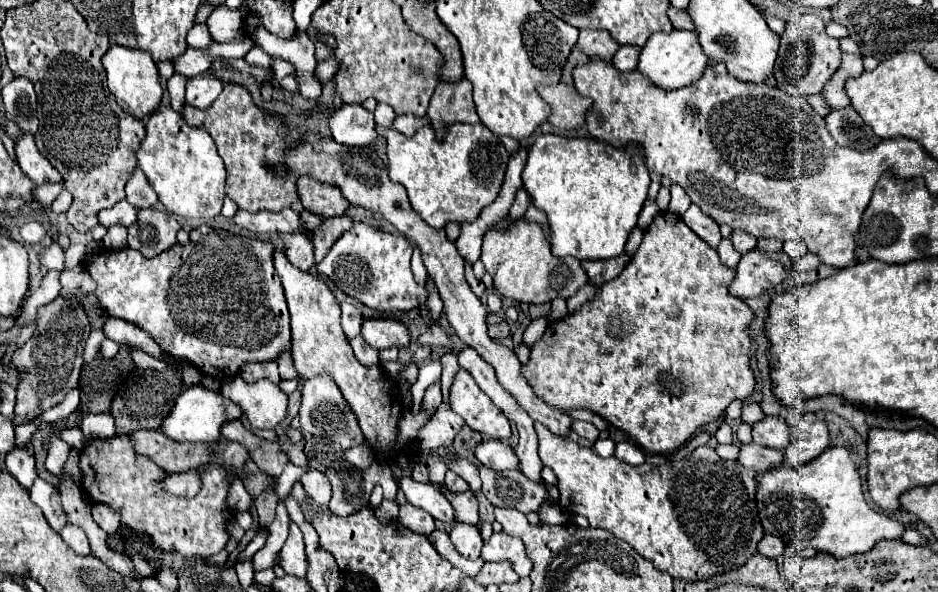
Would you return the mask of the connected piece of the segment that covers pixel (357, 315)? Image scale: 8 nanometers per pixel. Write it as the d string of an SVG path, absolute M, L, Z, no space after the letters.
M348 302L342 304L342 328L344 328L344 334L348 338L354 338L354 336L360 334L362 320L364 320L362 318L362 312L356 306L352 306Z

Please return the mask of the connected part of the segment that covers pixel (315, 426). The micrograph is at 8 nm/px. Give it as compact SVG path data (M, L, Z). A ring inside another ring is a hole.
M314 376L302 380L302 394L300 394L300 430L308 436L330 438L332 442L340 444L344 450L364 444L362 430L354 418L354 412L342 398L336 382L330 376Z

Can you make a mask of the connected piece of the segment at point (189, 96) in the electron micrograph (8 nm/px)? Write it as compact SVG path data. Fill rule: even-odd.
M210 74L194 76L186 84L186 104L204 110L218 98L222 88L224 84L216 76L210 76Z

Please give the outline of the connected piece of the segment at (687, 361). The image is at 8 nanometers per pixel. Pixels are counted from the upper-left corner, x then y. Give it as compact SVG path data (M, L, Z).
M658 212L652 220L652 224L646 228L644 232L644 240L638 246L636 254L632 256L632 260L628 262L628 266L620 272L620 276L616 276L614 280L602 284L600 288L596 288L596 294L592 300L588 300L580 310L568 314L566 318L552 322L544 336L534 344L532 352L530 352L530 362L522 368L524 378L528 380L528 384L532 386L534 394L544 400L550 406L556 406L558 410L566 412L572 408L588 408L594 414L602 416L604 420L608 420L612 426L624 430L628 436L632 436L636 440L636 444L640 448L644 448L646 452L652 454L668 454L678 450L680 446L684 446L690 436L696 432L696 428L718 420L726 406L732 400L746 400L752 396L754 392L754 378L752 378L752 370L750 370L750 348L752 348L752 340L748 336L748 324L752 320L752 310L744 304L744 300L734 298L728 292L728 284L734 278L734 270L726 268L716 250L710 248L702 238L698 238L678 214L672 212Z

